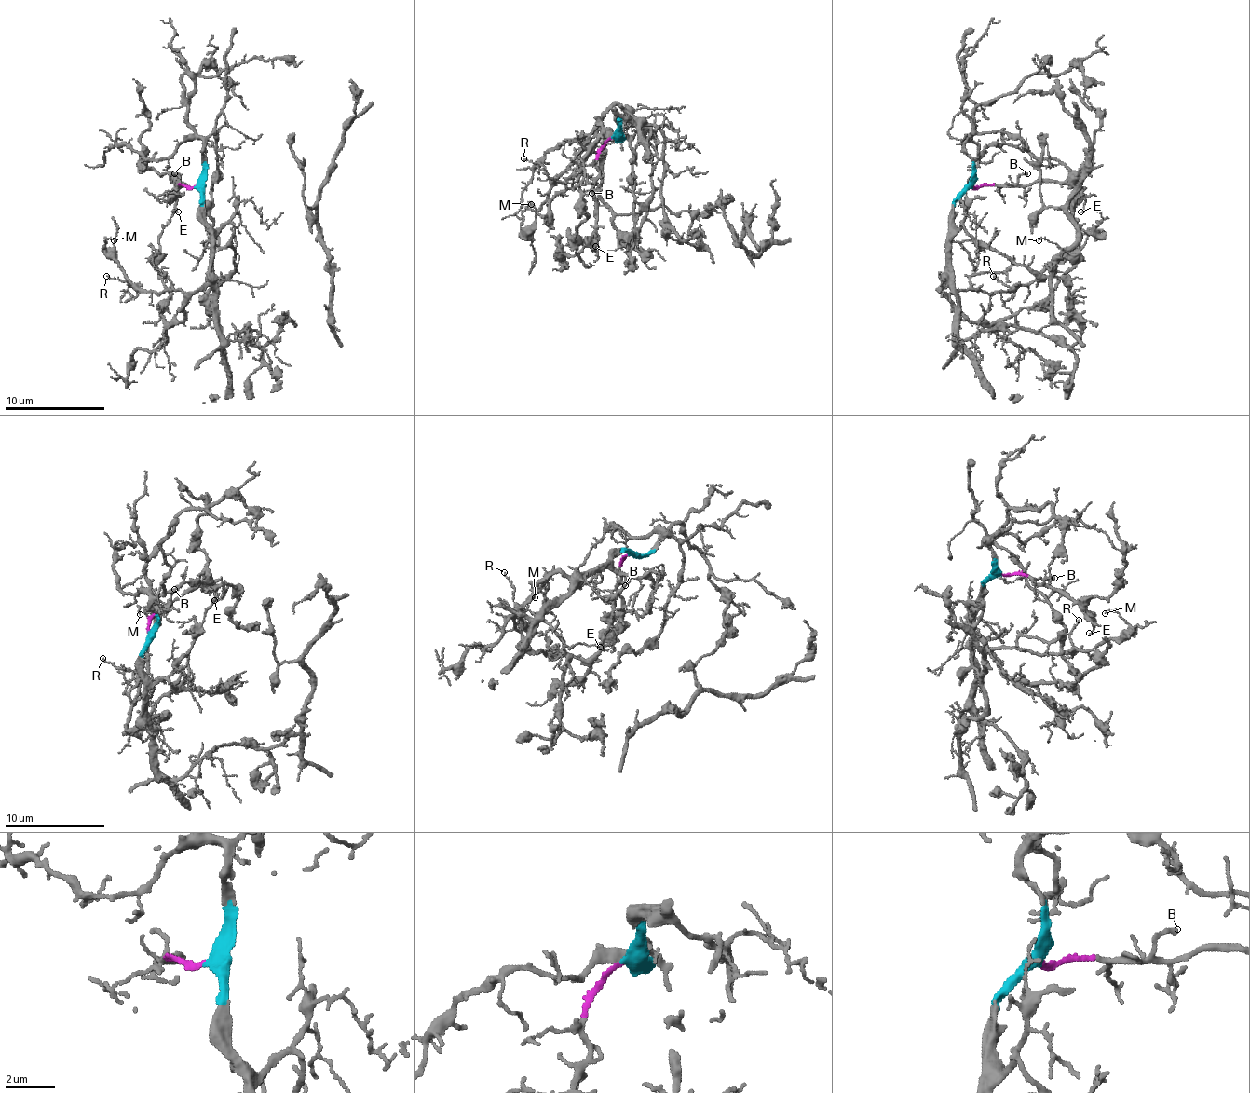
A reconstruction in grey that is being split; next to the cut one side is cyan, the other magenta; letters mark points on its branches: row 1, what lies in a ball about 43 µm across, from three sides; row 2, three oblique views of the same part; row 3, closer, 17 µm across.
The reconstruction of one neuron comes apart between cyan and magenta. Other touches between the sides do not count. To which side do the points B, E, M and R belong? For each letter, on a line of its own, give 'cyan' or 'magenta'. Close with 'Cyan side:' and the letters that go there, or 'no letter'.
B: magenta
E: magenta
M: cyan
R: cyan
Cyan side: M, R

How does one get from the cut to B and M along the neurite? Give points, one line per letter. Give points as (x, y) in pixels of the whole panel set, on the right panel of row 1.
B: (972, 187), (1012, 184), (1027, 172)
M: (972, 187), (956, 202), (950, 278), (943, 293), (1008, 293), (1030, 285), (1063, 250), (1038, 239)

